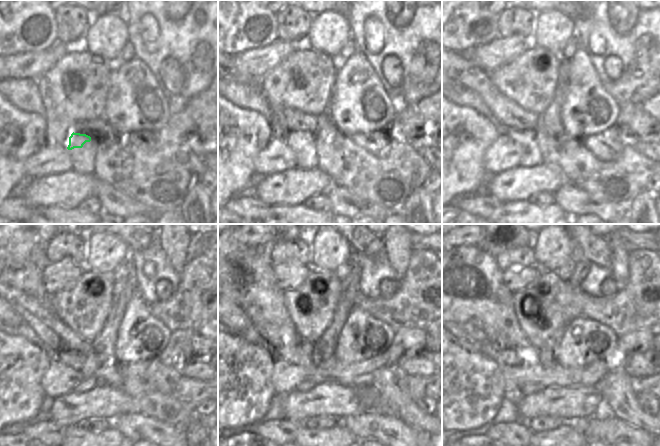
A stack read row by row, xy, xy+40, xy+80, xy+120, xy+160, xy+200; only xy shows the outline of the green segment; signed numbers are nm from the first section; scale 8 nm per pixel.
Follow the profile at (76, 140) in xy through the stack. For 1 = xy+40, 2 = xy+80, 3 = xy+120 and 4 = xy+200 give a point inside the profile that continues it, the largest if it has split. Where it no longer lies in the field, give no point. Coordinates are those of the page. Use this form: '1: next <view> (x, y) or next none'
1: next xy+40 (296, 139)
2: next xy+80 (524, 138)
3: next xy+120 (76, 360)
4: next xy+200 (466, 285)

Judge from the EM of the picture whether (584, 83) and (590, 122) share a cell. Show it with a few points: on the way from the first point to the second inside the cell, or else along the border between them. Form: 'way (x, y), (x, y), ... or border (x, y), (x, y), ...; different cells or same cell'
way (585, 93), (586, 112); same cell

